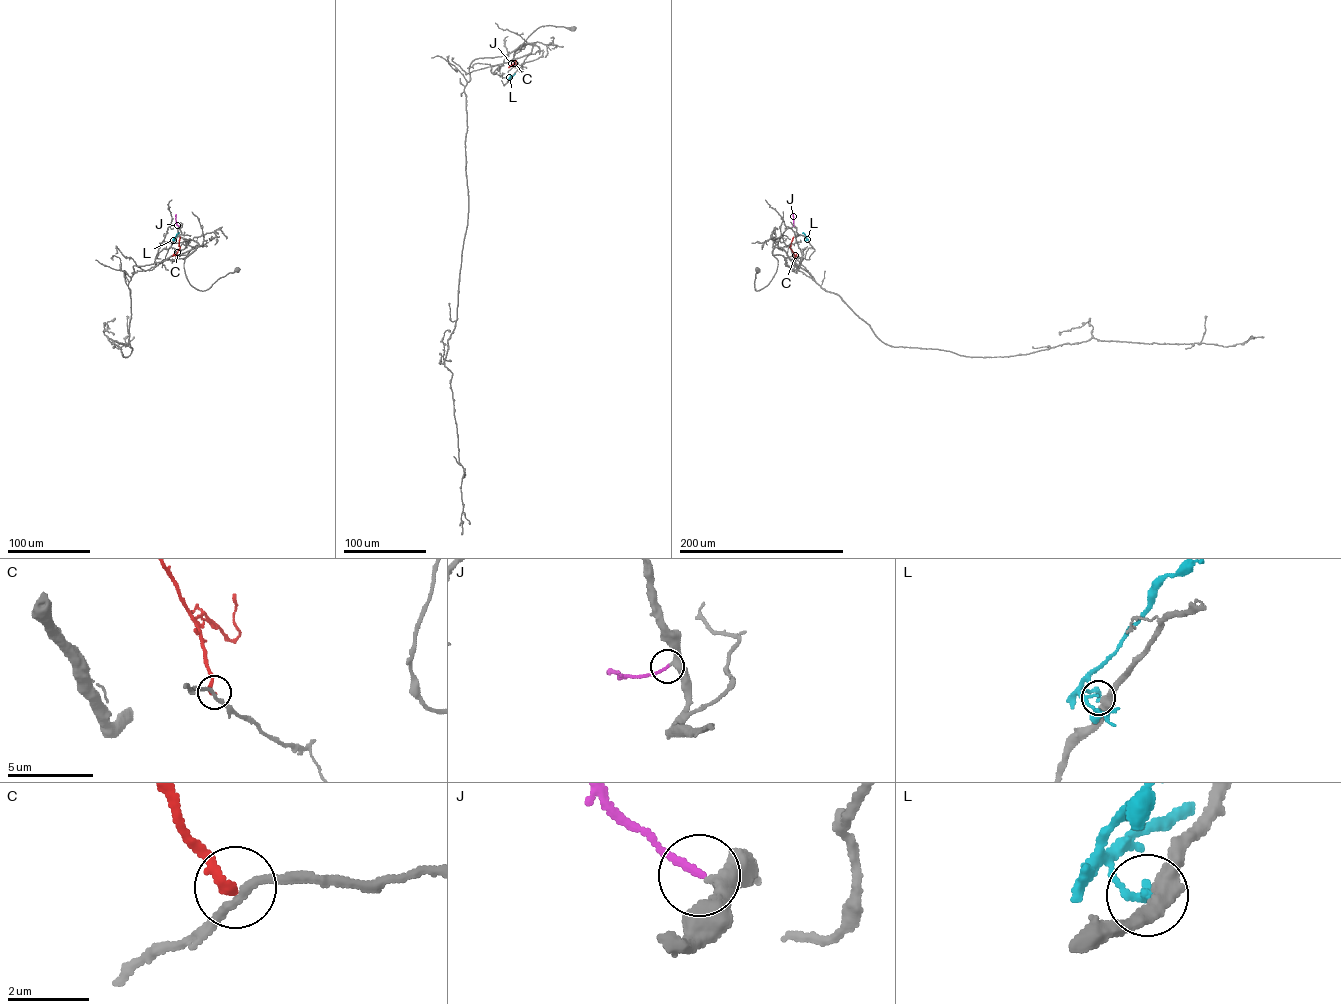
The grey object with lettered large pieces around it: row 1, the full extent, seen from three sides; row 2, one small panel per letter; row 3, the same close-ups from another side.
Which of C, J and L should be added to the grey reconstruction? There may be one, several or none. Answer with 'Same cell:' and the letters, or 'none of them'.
Same cell: J

